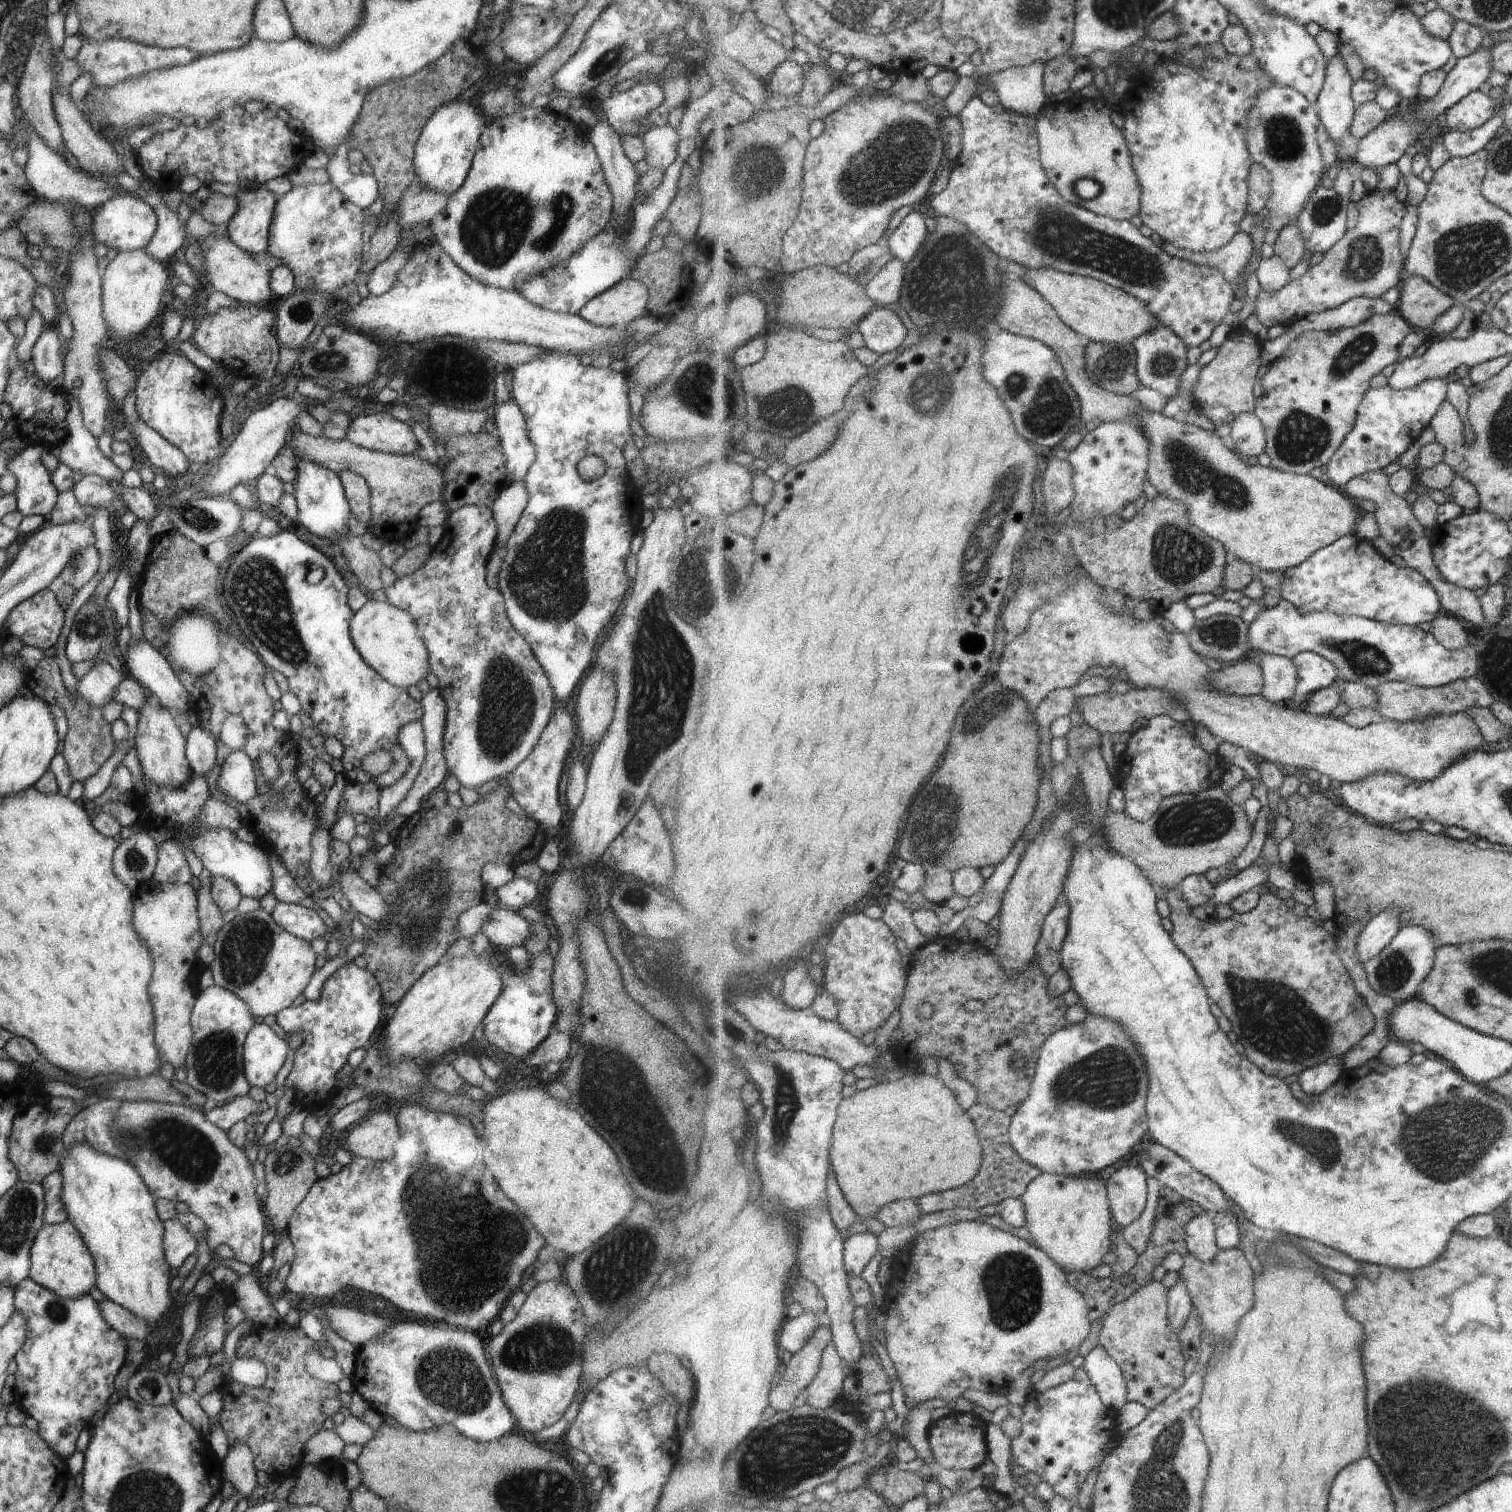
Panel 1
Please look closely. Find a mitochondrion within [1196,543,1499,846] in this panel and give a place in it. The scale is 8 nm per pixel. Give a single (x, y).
(1365, 658)

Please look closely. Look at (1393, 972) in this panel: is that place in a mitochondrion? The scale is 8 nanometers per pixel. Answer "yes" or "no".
yes

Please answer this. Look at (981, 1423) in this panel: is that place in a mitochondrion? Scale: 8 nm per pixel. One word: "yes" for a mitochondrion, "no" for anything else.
no

